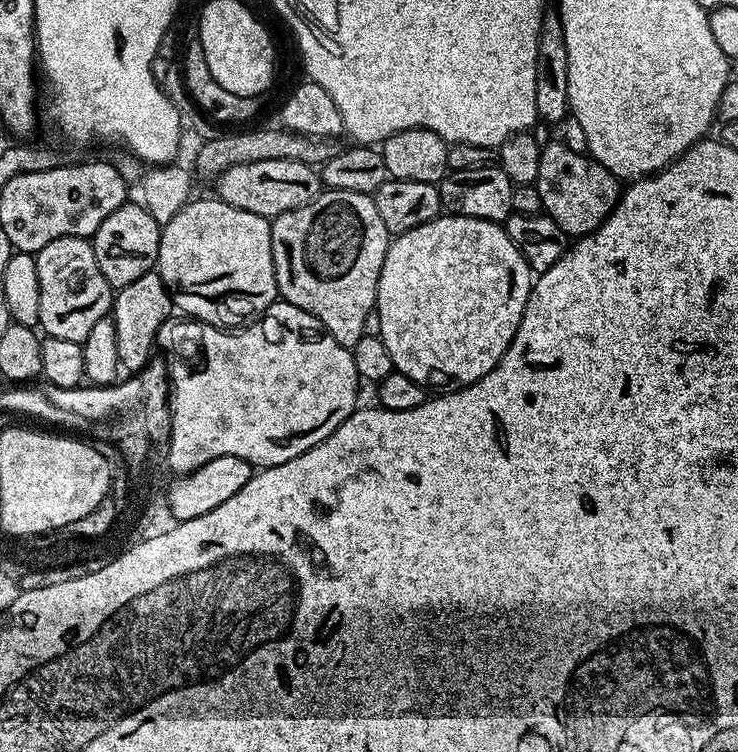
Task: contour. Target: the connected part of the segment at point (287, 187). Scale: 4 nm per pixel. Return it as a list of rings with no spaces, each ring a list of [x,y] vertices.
[[[293,160],[250,162],[249,164],[230,166],[221,176],[216,177],[214,187],[216,187],[215,195],[219,199],[225,200],[230,206],[234,206],[238,210],[250,210],[250,214],[258,214],[269,218],[280,216],[283,212],[289,212],[298,206],[306,206],[322,191],[319,171],[313,165],[294,162]]]

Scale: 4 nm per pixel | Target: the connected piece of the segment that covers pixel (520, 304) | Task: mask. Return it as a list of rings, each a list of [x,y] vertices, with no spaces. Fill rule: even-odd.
[[[441,214],[422,226],[414,226],[414,230],[406,230],[406,234],[391,237],[386,250],[386,258],[382,262],[382,274],[378,278],[374,320],[375,323],[376,320],[380,323],[378,335],[386,346],[387,352],[390,353],[393,369],[406,374],[406,378],[414,378],[414,382],[421,384],[425,390],[455,390],[478,382],[478,378],[490,374],[490,370],[494,370],[494,366],[500,361],[502,354],[506,354],[506,350],[522,322],[522,314],[526,310],[526,302],[532,293],[533,283],[532,267],[528,265],[526,258],[522,258],[518,246],[514,246],[514,242],[510,242],[510,234],[506,234],[503,223],[495,220]]]

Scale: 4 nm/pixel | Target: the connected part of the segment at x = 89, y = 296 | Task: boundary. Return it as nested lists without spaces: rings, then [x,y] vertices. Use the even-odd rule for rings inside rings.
[[[82,236],[54,238],[54,242],[42,246],[42,250],[35,253],[35,258],[38,266],[38,290],[40,291],[39,327],[43,335],[66,338],[66,342],[83,344],[90,330],[94,330],[94,325],[102,322],[102,318],[111,313],[114,299],[113,288],[108,285],[106,278],[102,278],[102,270],[98,270],[98,258],[94,258],[91,243]]]

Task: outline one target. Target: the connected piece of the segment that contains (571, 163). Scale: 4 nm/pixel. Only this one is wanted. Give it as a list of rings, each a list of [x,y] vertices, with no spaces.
[[[547,144],[540,149],[540,161],[538,162],[538,178],[536,179],[538,198],[542,198],[542,212],[558,222],[558,226],[570,238],[589,236],[606,217],[612,215],[616,209],[616,203],[620,200],[622,191],[621,181],[613,169],[602,166],[600,161],[593,160],[591,155],[575,152],[568,144]]]

